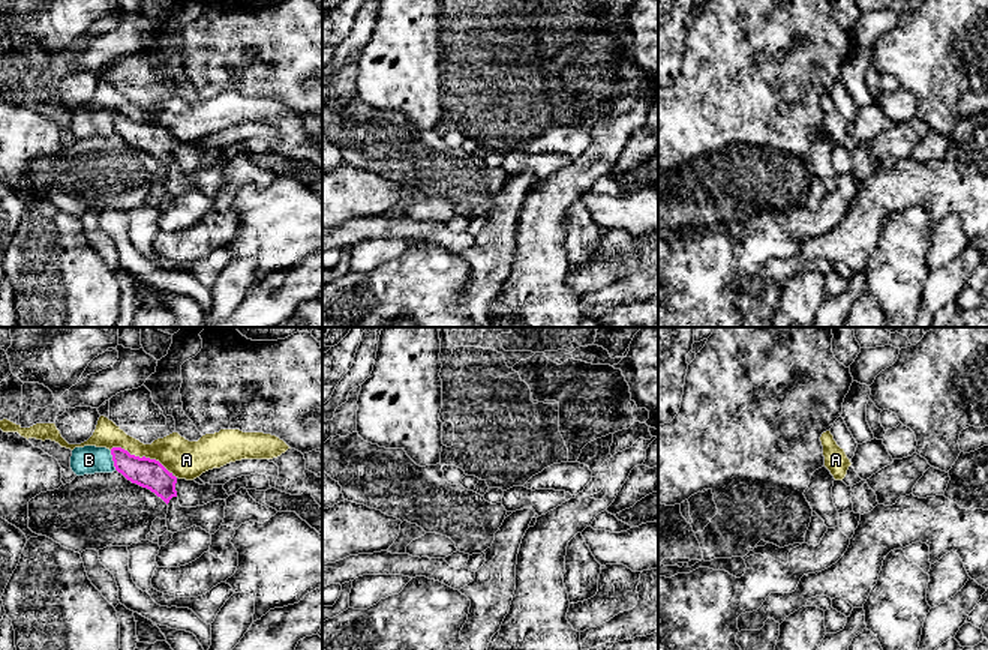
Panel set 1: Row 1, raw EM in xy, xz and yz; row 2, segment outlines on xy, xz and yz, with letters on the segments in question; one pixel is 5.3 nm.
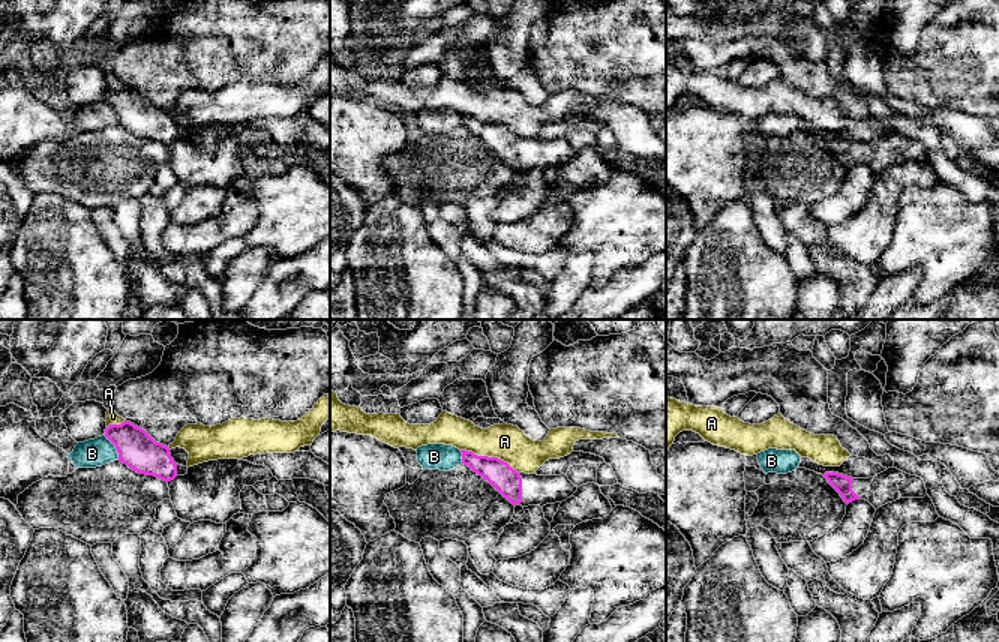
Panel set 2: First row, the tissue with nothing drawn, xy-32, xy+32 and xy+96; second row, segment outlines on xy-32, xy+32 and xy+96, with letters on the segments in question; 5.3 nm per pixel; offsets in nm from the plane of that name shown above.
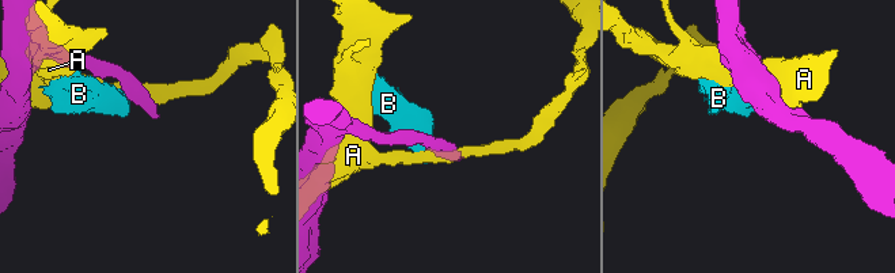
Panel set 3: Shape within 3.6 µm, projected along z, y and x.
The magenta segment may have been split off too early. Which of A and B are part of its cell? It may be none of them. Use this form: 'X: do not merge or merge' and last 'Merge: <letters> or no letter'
A: do not merge
B: do not merge
Merge: no letter

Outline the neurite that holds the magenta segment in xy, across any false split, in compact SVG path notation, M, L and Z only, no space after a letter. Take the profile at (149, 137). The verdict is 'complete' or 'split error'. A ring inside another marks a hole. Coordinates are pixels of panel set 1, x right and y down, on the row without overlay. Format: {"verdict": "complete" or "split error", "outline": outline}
{"verdict": "split error", "outline": "M112 111L111 119L118 137L132 147L150 153L166 168L172 161L178 162L181 171L204 170L229 161L223 149L199 149L195 144L178 143L156 123L130 119L121 111Z"}

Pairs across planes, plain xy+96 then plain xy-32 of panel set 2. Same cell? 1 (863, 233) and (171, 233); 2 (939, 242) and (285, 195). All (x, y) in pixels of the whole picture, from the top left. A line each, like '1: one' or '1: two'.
1: one
2: one

